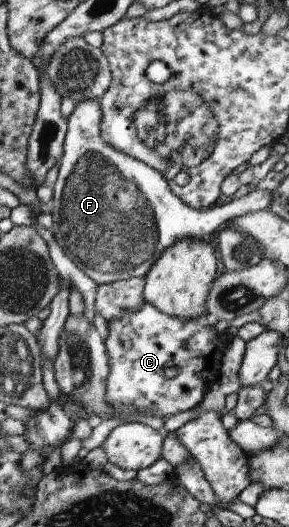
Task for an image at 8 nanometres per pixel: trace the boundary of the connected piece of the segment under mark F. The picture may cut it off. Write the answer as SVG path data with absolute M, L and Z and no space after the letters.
M88 99L80 101L75 104L73 112L67 117L67 133L65 136L65 141L63 144L63 155L61 156L58 177L56 183L53 187L53 197L52 197L52 208L54 208L51 213L53 216L53 224L50 228L56 242L62 246L62 250L65 252L68 258L72 259L72 262L86 274L97 282L98 285L103 285L104 283L113 283L114 281L121 281L124 279L129 279L132 277L145 277L150 267L159 260L160 256L164 254L168 248L176 244L181 238L190 237L191 239L204 239L214 237L220 228L224 225L228 225L230 221L236 217L241 217L242 215L248 213L255 213L256 211L265 211L270 208L271 200L273 199L273 191L255 189L251 191L247 196L243 196L240 199L227 201L223 200L220 203L214 204L212 207L208 207L208 210L204 212L199 212L198 209L188 206L187 203L175 195L171 191L171 185L164 178L160 171L155 168L144 164L141 160L130 156L129 154L120 152L116 150L115 147L108 143L102 135L102 122L103 122L103 109L102 103L99 99Z

